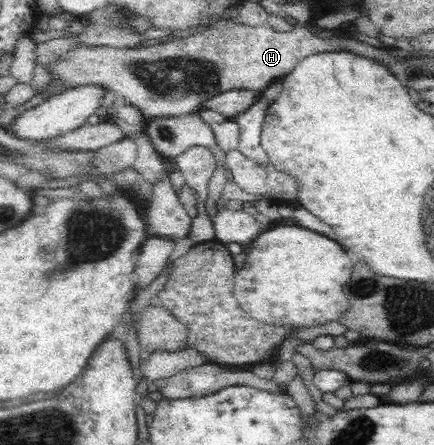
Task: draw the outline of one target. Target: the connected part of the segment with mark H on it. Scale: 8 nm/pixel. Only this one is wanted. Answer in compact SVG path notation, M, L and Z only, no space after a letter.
M219 20L215 25L206 26L196 34L190 34L186 38L164 41L160 45L132 50L132 48L112 46L87 46L75 42L70 50L63 54L62 58L54 58L47 66L49 74L48 84L44 84L38 93L25 105L19 106L16 117L26 109L32 109L49 99L52 94L50 84L56 82L60 88L76 88L85 84L99 84L105 86L118 96L122 96L125 102L139 108L146 123L158 116L182 116L195 112L203 102L212 96L226 92L233 88L250 88L262 93L273 82L290 74L298 62L305 60L312 54L324 52L339 52L337 45L331 44L310 30L309 27L294 25L292 30L282 32L267 24L250 26L239 21Z

